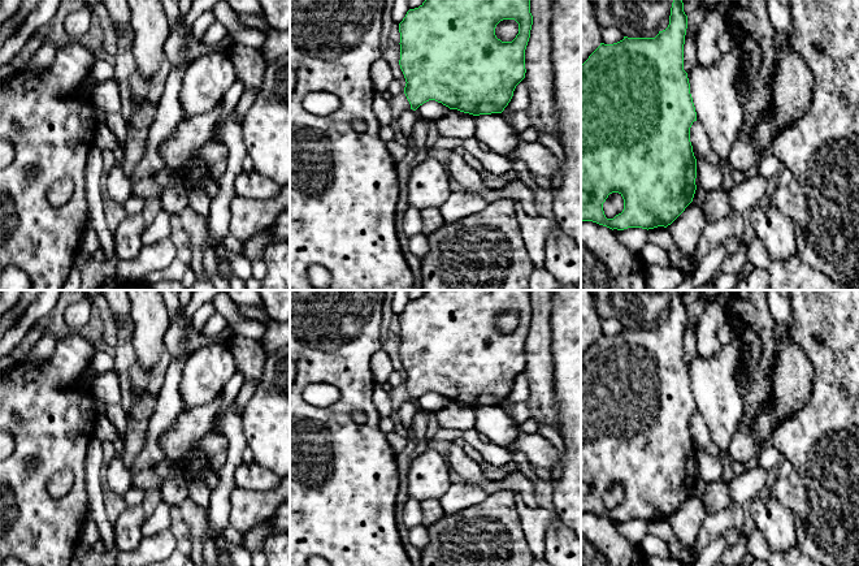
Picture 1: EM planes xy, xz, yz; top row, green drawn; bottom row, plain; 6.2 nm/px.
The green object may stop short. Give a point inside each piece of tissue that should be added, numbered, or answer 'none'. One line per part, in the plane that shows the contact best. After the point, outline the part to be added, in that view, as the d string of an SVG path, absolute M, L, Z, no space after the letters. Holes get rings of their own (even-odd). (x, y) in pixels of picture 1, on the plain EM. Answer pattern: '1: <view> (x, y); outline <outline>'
none

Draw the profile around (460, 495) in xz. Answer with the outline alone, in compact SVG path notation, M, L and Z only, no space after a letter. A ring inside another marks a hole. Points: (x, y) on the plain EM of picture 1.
M454 479L448 491L439 500L446 515L456 514L485 500L487 493L480 485Z

